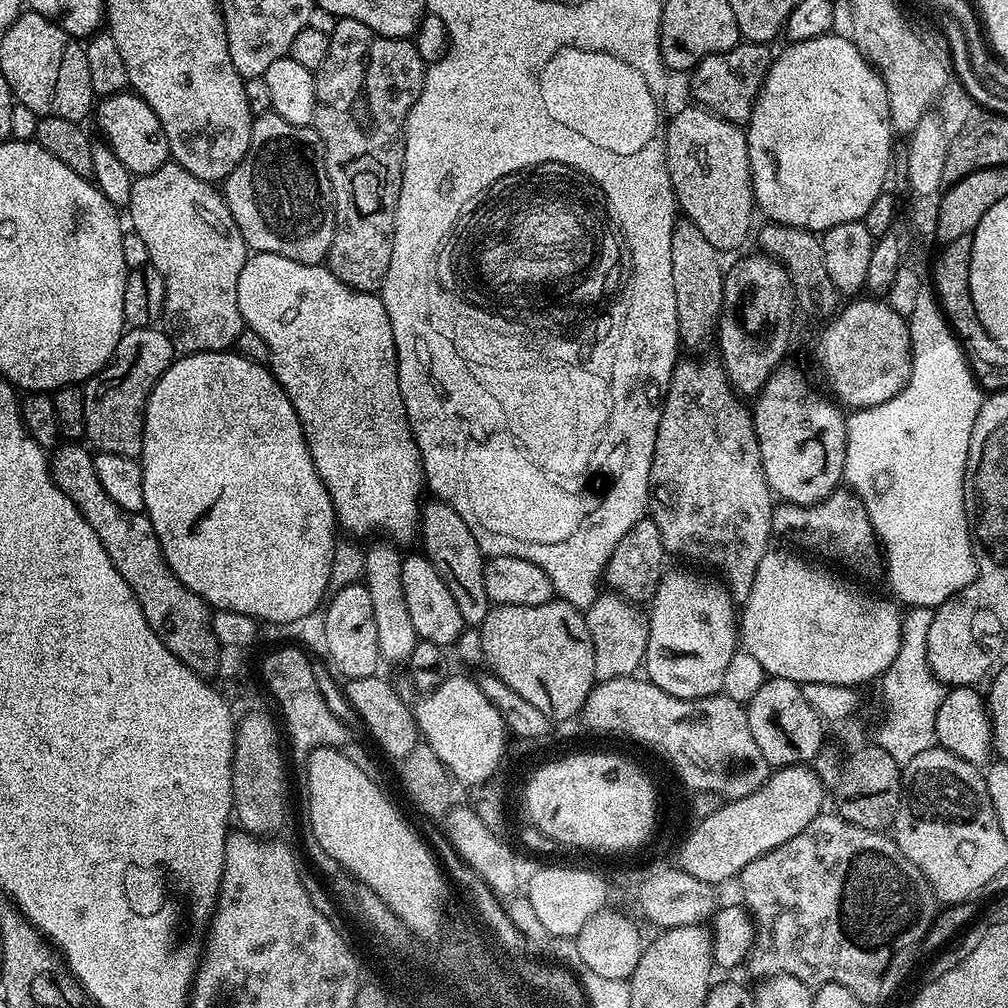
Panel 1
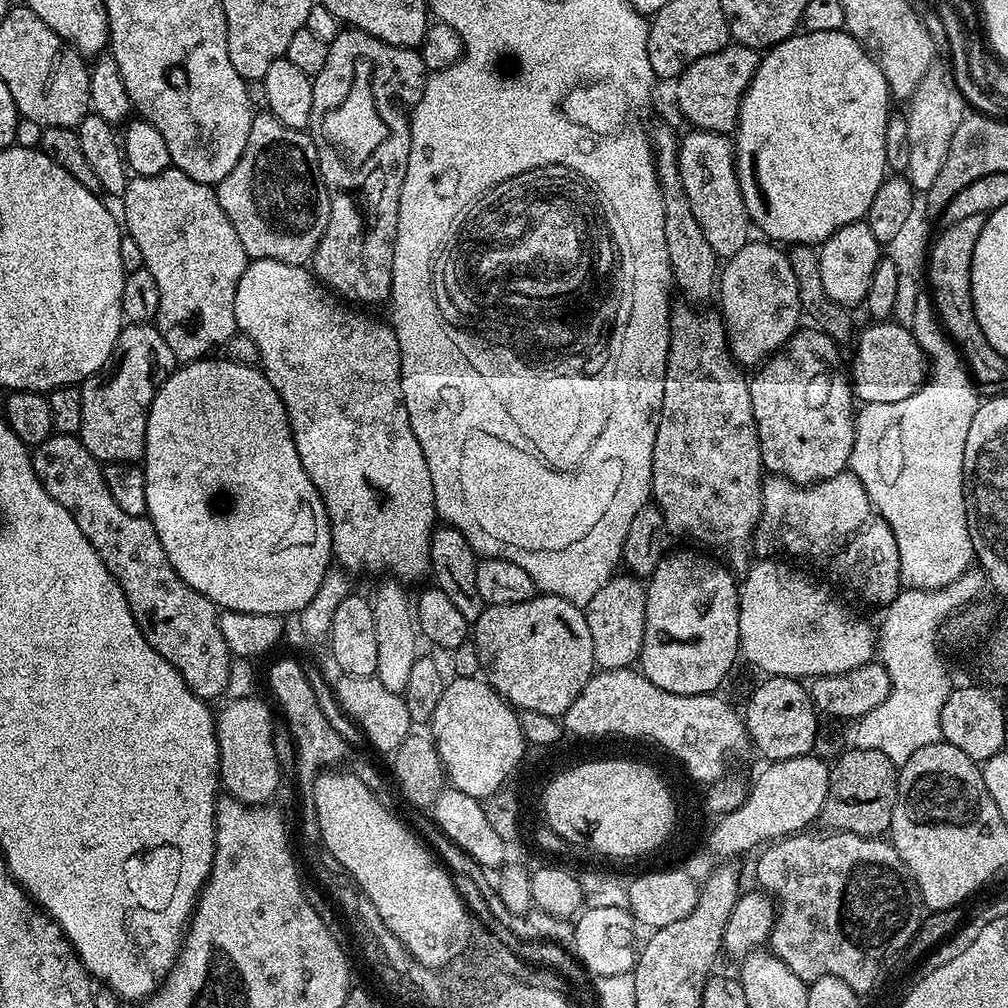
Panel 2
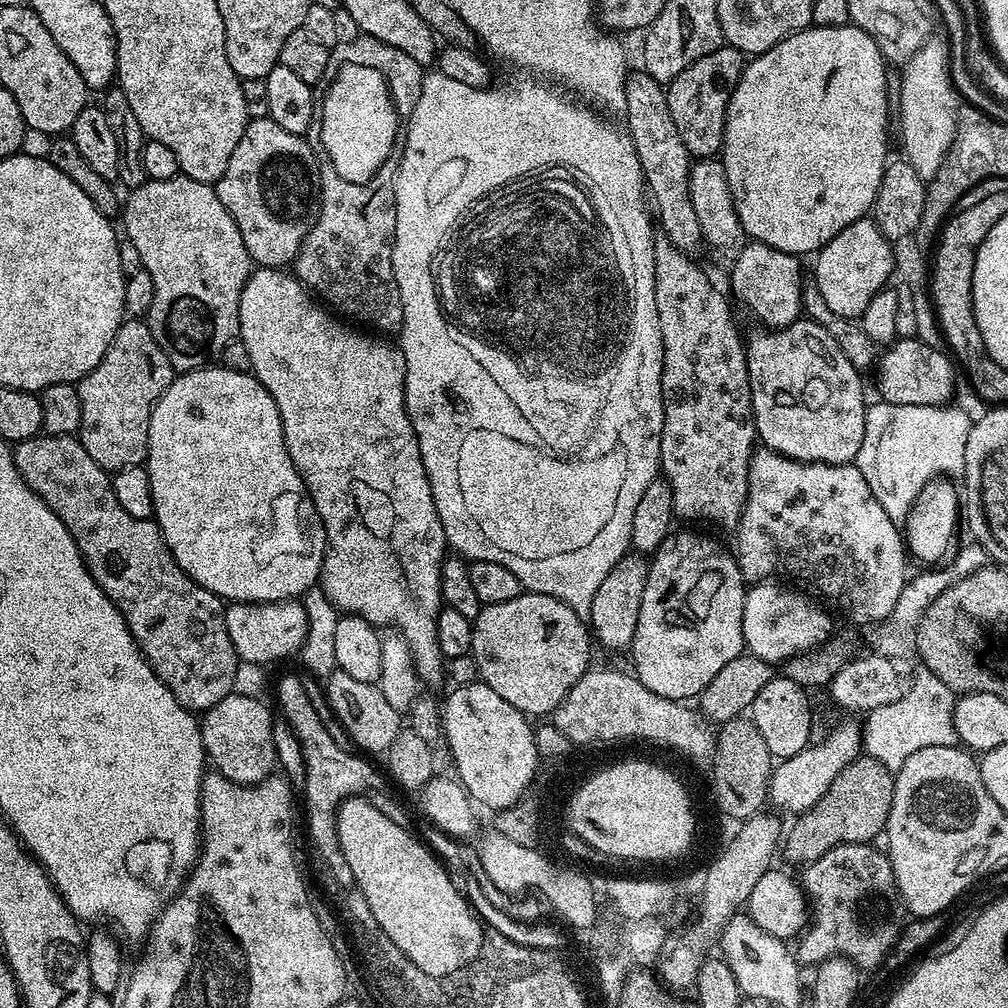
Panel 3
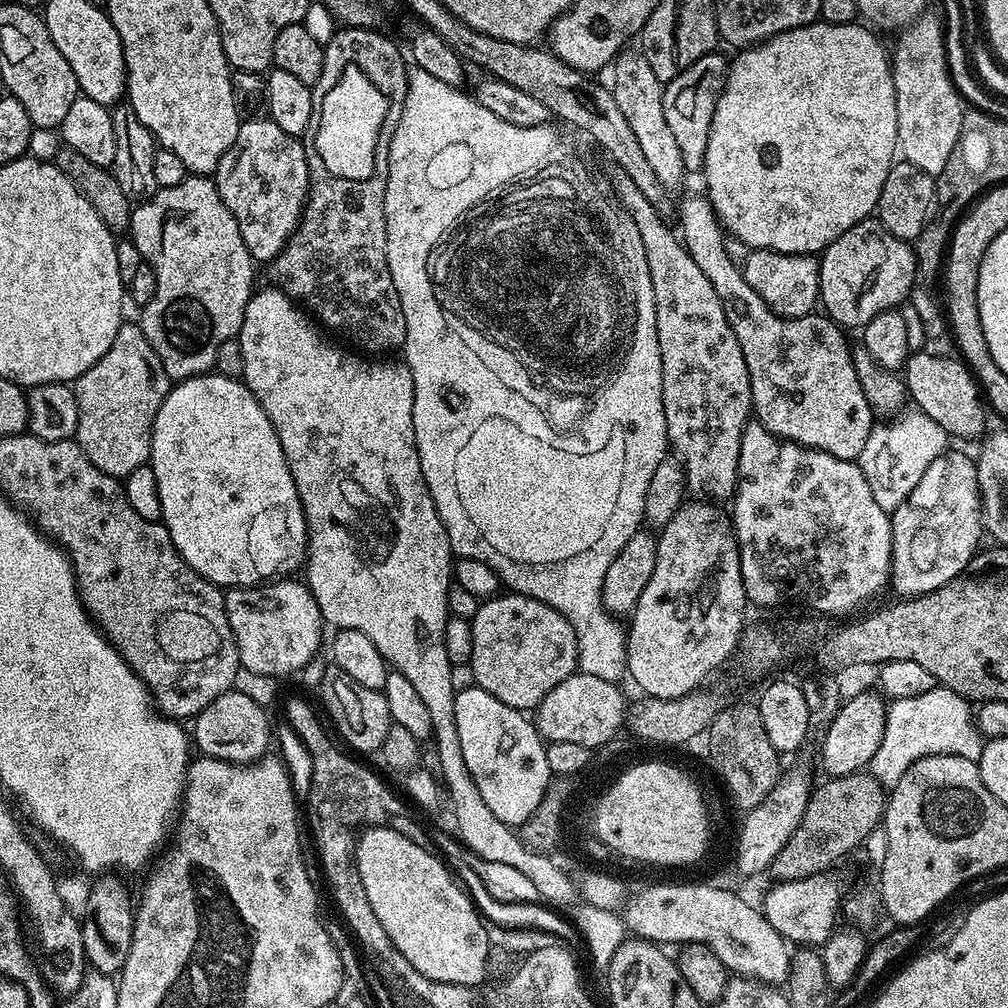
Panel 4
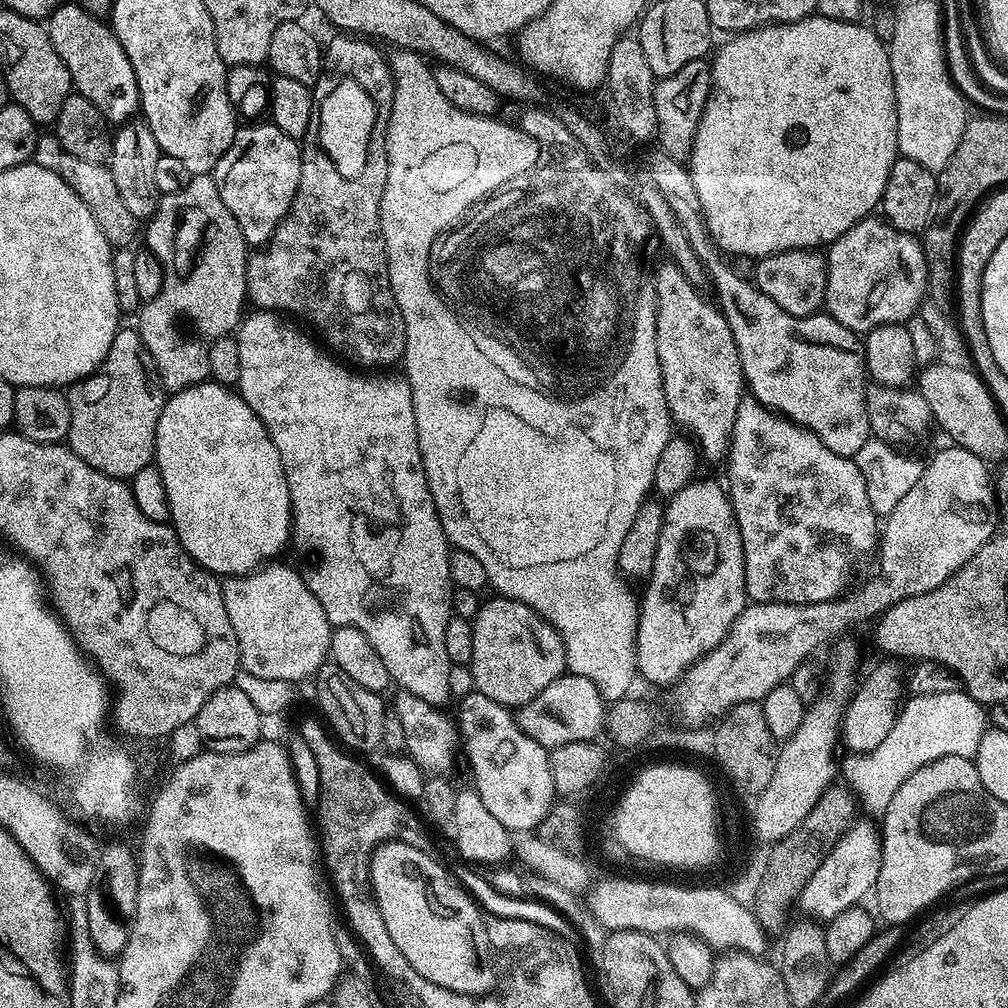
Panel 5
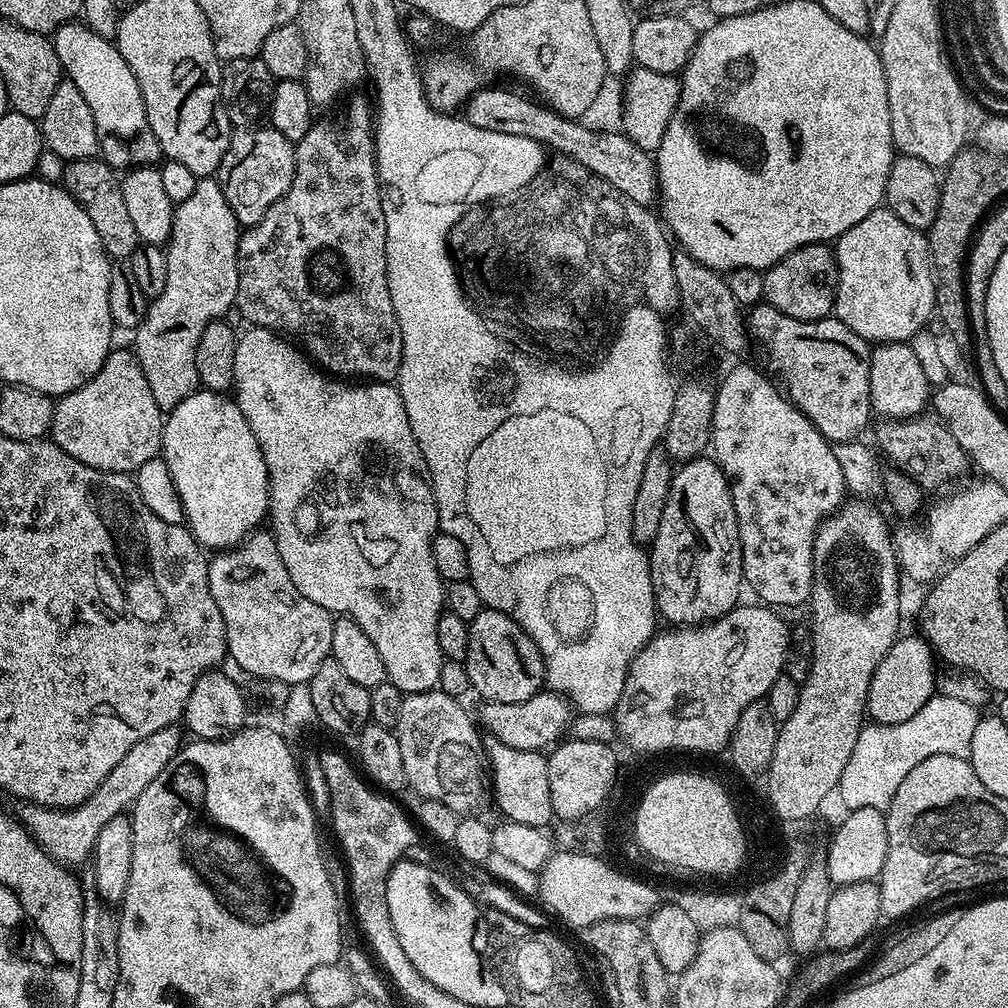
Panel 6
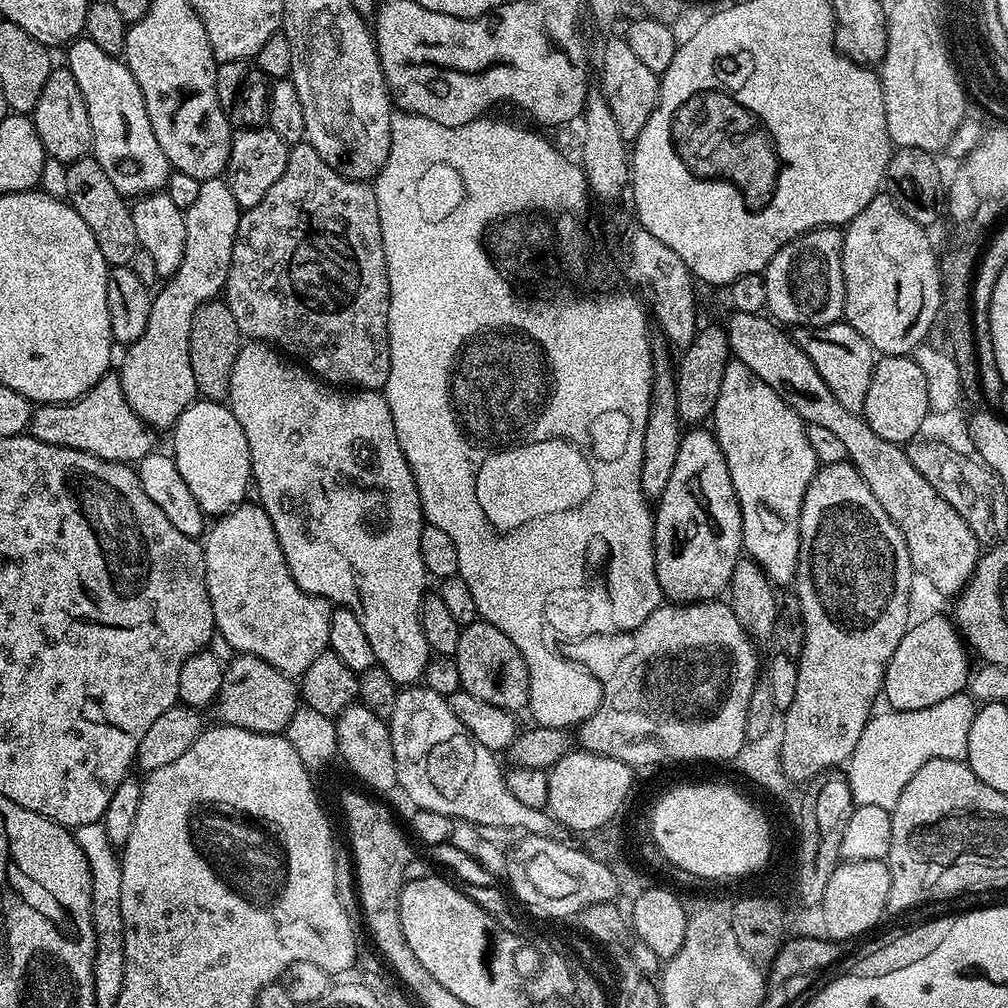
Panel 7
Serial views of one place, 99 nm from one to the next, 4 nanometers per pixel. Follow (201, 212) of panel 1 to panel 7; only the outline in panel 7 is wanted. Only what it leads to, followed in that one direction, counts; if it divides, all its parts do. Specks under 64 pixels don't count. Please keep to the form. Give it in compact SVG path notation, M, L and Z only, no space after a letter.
M227 179L200 181L198 199L184 212L186 242L181 265L165 288L151 297L152 309L142 336L127 345L128 353L118 369L122 394L140 421L153 430L175 428L180 415L197 399L194 366L190 366L192 316L207 300L223 293L241 211Z

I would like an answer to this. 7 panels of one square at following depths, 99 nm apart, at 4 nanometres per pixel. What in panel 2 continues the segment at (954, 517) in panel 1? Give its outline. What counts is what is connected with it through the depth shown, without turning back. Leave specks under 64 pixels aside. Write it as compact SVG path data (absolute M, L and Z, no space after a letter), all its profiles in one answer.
M921 294L918 300L916 300L916 311L911 329L915 340L920 343L920 348L924 352L924 355L932 359L930 364L930 379L913 396L902 398L902 402L894 402L893 404L864 404L859 409L856 417L856 433L854 434L854 450L852 451L852 459L850 461L850 471L860 479L862 486L866 490L866 494L870 498L870 502L876 508L876 513L888 523L890 530L894 534L894 542L898 542L901 581L908 588L939 589L953 585L974 564L972 539L968 533L968 515L966 514L966 506L964 505L964 451L966 450L966 434L970 434L970 422L974 422L974 414L978 407L978 399L976 400L977 389L974 387L974 381L956 345L948 339L943 325L939 322L929 295Z

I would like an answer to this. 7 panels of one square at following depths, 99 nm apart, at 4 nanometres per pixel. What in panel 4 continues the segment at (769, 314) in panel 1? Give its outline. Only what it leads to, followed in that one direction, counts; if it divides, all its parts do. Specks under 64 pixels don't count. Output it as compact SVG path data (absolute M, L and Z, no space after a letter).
M769 248L749 251L742 267L746 282L758 290L762 302L789 320L811 316L820 298L820 261L815 255L795 256L789 252L775 252Z

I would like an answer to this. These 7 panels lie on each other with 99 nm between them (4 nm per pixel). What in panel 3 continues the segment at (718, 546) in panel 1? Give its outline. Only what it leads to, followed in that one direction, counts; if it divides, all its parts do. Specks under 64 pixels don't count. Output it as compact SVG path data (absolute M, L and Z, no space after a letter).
M656 236L654 298L664 347L664 429L660 439L660 472L672 491L672 507L677 517L709 520L712 524L721 524L732 530L740 523L744 504L748 501L748 467L758 440L756 426L752 422L748 354L745 341L742 336L740 340L740 332L736 329L736 320L728 305L729 297L724 297L708 281L707 274L692 259L689 253L674 247L667 236Z

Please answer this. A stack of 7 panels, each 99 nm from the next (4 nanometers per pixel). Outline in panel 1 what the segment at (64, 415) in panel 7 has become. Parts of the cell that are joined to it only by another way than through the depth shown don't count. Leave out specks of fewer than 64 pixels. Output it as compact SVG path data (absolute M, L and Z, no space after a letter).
M156 326L125 331L112 359L83 385L86 406L84 436L96 452L139 457L144 441L144 408L148 404L148 395L152 393L152 385L172 365L173 359L174 349L167 331Z

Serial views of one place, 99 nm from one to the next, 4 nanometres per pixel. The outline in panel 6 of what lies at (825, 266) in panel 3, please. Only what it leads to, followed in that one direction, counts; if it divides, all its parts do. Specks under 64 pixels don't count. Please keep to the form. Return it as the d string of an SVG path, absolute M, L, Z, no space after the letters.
M886 206L875 208L862 222L857 222L835 241L836 303L835 319L841 320L854 334L873 345L902 344L925 331L928 319L933 319L936 299L932 281L932 263L928 257L928 238L921 229L906 226L898 214Z

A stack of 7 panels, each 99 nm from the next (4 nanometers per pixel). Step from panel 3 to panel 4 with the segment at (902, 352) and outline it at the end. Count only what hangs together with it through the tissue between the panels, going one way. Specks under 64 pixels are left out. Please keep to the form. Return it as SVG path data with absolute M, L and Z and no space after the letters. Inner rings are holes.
M929 350L913 351L902 369L904 385L911 403L916 403L923 415L929 416L949 437L979 441L985 435L982 392L963 359L939 356ZM956 359L956 360L955 360ZM980 400L981 404L980 405ZM984 407L984 408L983 408Z

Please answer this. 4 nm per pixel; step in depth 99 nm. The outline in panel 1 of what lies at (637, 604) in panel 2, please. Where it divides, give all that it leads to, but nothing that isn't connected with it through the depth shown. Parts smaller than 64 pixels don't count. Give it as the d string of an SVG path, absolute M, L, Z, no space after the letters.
M597 595L595 602L584 612L584 620L588 623L590 638L594 642L597 681L614 680L639 673L648 649L647 619L643 615L640 617L632 609L635 607L623 596L607 595Z

